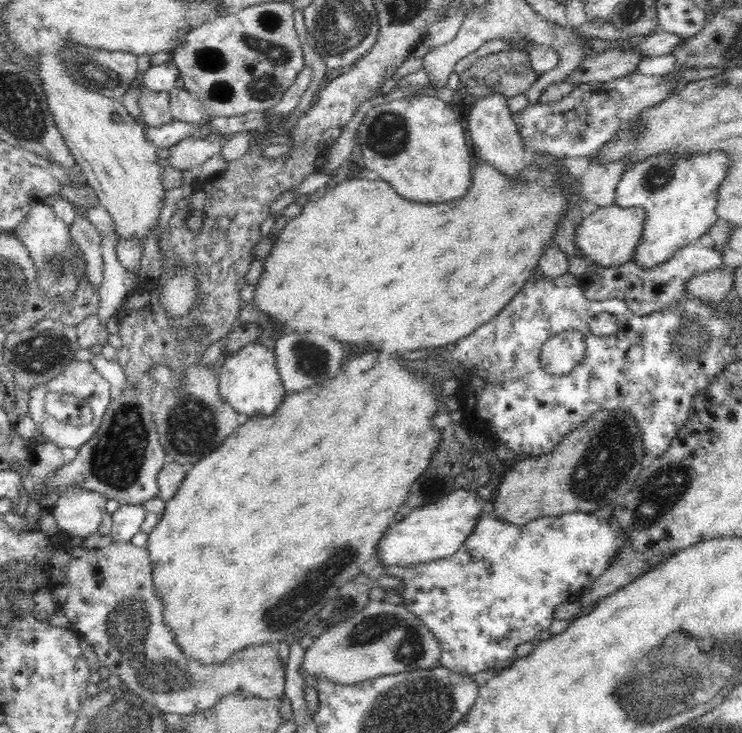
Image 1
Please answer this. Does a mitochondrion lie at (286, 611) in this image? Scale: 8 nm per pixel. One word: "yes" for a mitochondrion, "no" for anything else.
yes

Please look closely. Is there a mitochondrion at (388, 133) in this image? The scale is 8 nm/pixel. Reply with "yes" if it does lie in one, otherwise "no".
yes

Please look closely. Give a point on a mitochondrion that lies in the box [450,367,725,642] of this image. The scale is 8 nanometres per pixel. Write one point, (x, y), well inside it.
(609, 454)

